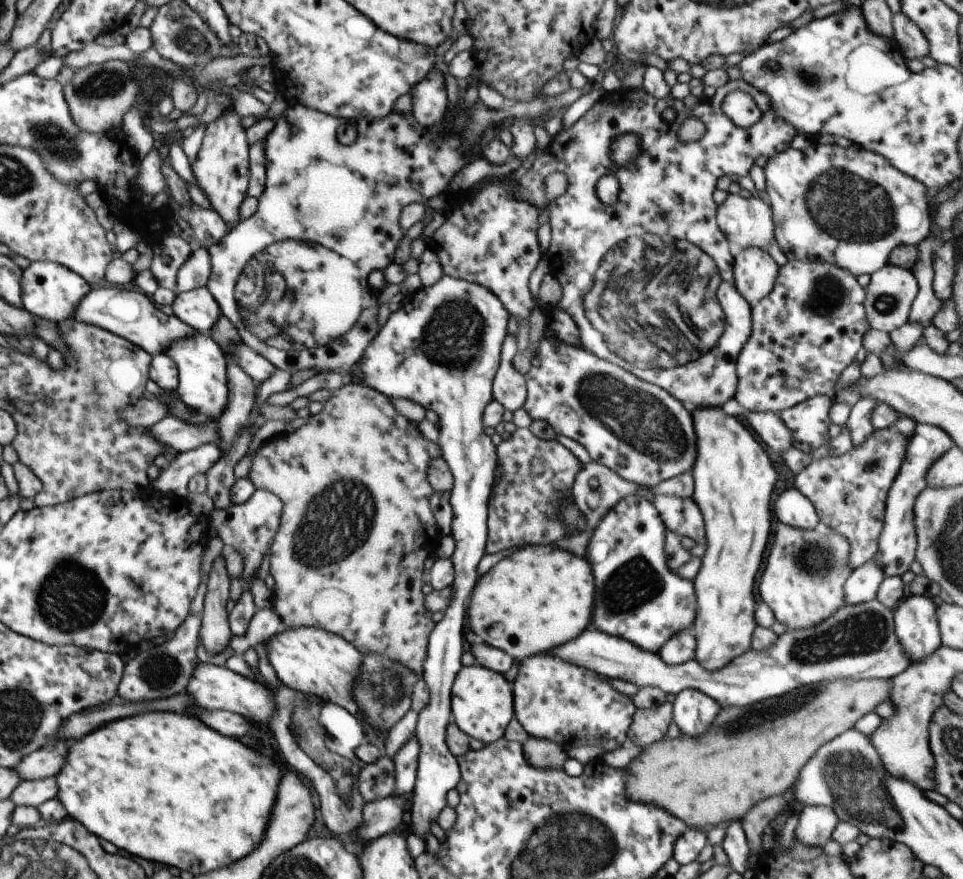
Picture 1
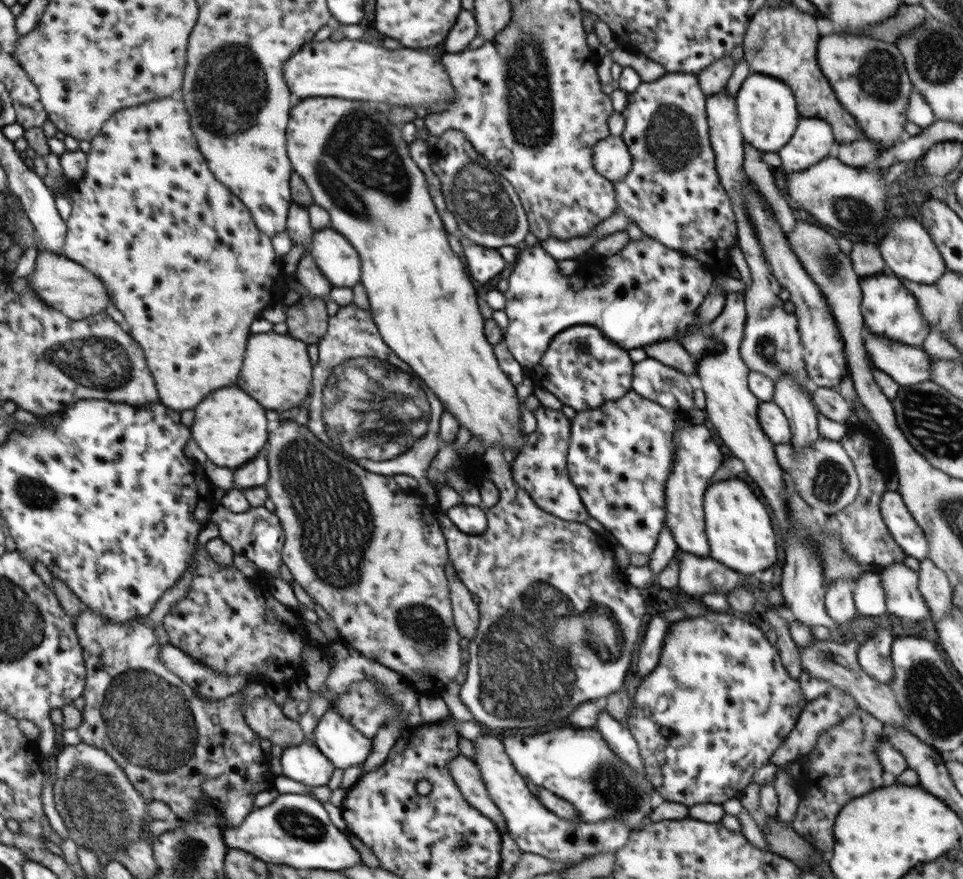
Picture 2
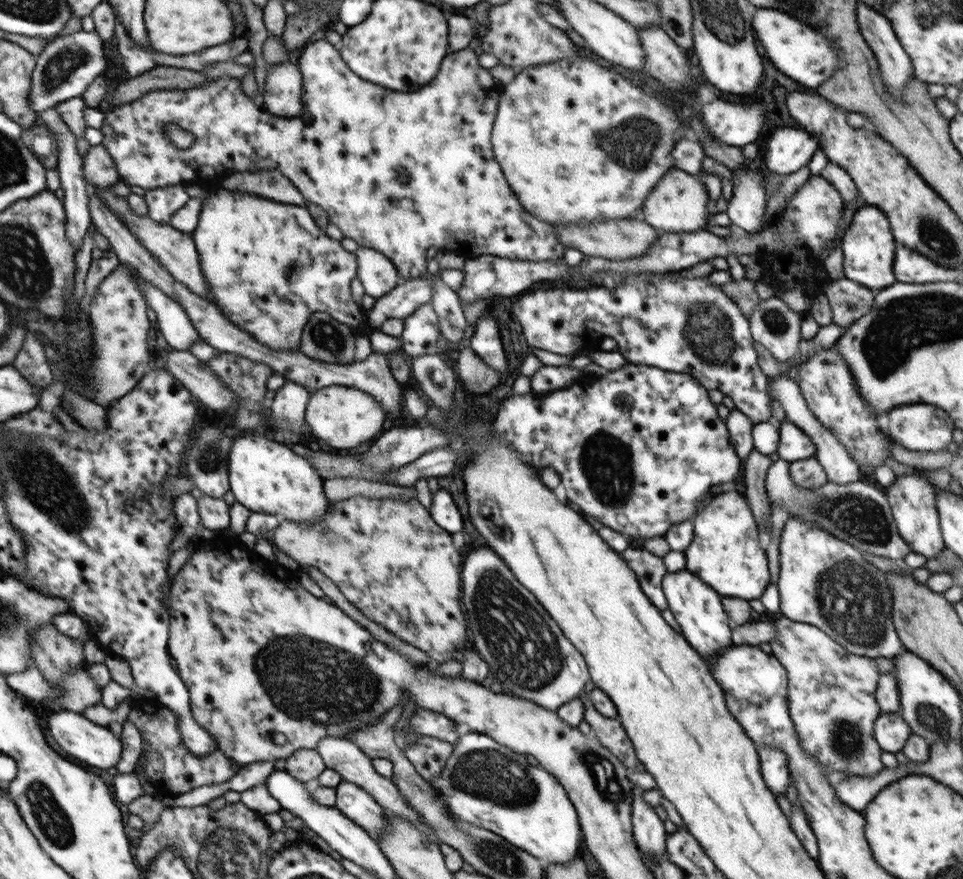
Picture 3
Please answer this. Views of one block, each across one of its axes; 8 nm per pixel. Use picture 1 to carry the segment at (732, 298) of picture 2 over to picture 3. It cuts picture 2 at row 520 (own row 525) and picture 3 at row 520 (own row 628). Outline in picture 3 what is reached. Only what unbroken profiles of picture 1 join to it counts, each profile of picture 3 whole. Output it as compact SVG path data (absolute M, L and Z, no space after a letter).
M792 516L782 530L779 561L778 590L785 617L817 626L852 654L892 658L906 650L893 623L889 579L884 571L865 561L862 551Z

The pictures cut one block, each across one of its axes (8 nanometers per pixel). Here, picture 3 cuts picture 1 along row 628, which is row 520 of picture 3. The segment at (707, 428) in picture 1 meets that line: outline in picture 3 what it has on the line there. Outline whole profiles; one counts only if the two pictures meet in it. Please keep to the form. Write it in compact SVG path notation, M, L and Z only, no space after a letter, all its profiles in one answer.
M733 487L726 488L726 491L717 494L702 512L696 513L692 521L694 538L683 552L686 570L701 578L722 597L742 598L747 601L759 599L770 582L770 572L768 572L768 562L766 562L767 554L760 545L762 535L745 497Z

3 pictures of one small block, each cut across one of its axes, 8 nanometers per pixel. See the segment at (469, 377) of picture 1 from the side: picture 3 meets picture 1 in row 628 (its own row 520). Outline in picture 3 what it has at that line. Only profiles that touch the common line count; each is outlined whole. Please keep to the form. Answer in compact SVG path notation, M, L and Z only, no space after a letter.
M438 489L436 494L432 496L429 513L435 524L451 536L464 529L466 520L460 515L458 506L454 503L450 492L445 489Z

